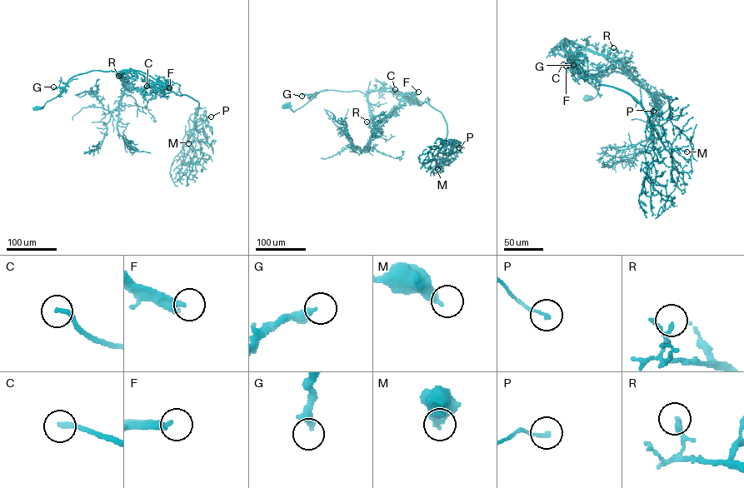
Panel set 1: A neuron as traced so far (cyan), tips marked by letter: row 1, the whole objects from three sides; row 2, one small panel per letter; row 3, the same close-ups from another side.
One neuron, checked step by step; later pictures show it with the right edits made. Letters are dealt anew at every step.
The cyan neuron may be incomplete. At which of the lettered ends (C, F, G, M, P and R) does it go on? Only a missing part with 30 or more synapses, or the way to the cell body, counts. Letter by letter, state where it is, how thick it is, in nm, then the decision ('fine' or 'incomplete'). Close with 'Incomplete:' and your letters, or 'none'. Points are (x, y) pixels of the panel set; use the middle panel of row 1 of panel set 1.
C: (395, 89) | 240 nm | incomplete
F: (418, 92) | 360 nm | incomplete
G: (302, 96) | 360 nm | fine
M: (437, 169) | 420 nm | fine
P: (459, 147) | 170 nm | fine
R: (367, 122) | 130 nm | fine
Incomplete: C, F

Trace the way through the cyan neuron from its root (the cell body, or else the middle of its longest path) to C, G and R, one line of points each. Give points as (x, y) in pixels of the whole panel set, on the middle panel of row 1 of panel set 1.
C: (286, 105), (294, 112), (324, 90), (358, 91), (367, 94), (381, 88), (392, 88), (401, 93), (395, 89)
G: (286, 105), (294, 112), (314, 96), (302, 94), (302, 96)
R: (286, 105), (294, 112), (324, 90), (358, 91), (366, 94), (371, 112), (372, 121), (369, 124), (367, 122)

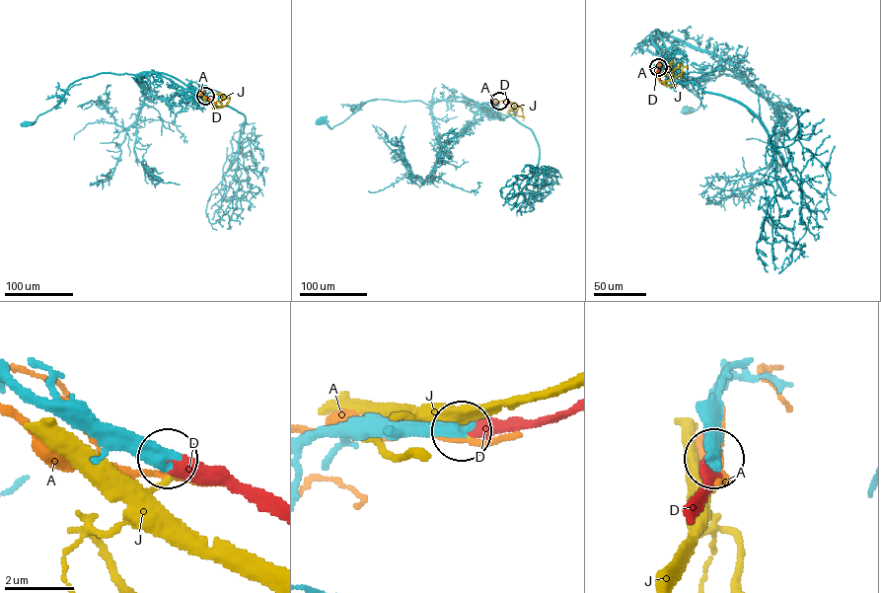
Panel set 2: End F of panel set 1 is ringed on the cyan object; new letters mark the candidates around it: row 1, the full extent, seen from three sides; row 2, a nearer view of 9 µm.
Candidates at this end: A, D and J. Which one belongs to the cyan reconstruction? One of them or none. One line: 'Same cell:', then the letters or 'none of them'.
Same cell: D

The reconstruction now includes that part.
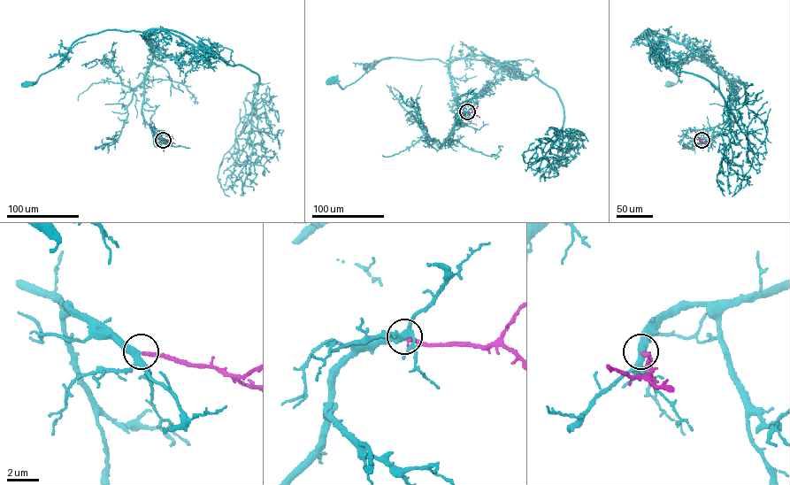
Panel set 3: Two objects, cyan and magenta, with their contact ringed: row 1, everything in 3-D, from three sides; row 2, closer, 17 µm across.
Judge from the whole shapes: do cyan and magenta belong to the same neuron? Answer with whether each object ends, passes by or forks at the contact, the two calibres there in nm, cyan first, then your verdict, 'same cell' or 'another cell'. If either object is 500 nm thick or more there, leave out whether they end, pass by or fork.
cyan forks | magenta ends | 360/280 nm | same cell

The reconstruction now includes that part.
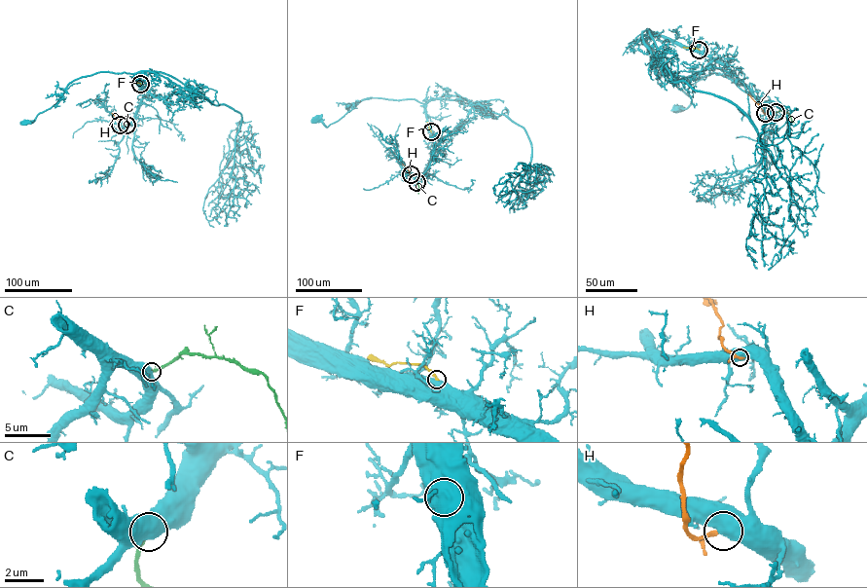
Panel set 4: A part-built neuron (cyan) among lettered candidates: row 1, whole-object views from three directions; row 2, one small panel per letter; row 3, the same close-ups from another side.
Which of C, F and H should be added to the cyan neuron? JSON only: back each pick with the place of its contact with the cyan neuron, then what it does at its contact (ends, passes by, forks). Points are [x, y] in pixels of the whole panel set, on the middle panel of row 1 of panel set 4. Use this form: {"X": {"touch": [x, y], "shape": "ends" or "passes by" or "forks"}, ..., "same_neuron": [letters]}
{"C": {"touch": [416, 182], "shape": "passes by"}, "same_neuron": ["C"]}

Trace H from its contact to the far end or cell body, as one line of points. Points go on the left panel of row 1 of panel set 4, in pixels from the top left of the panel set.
H: (120, 125), (111, 113)

